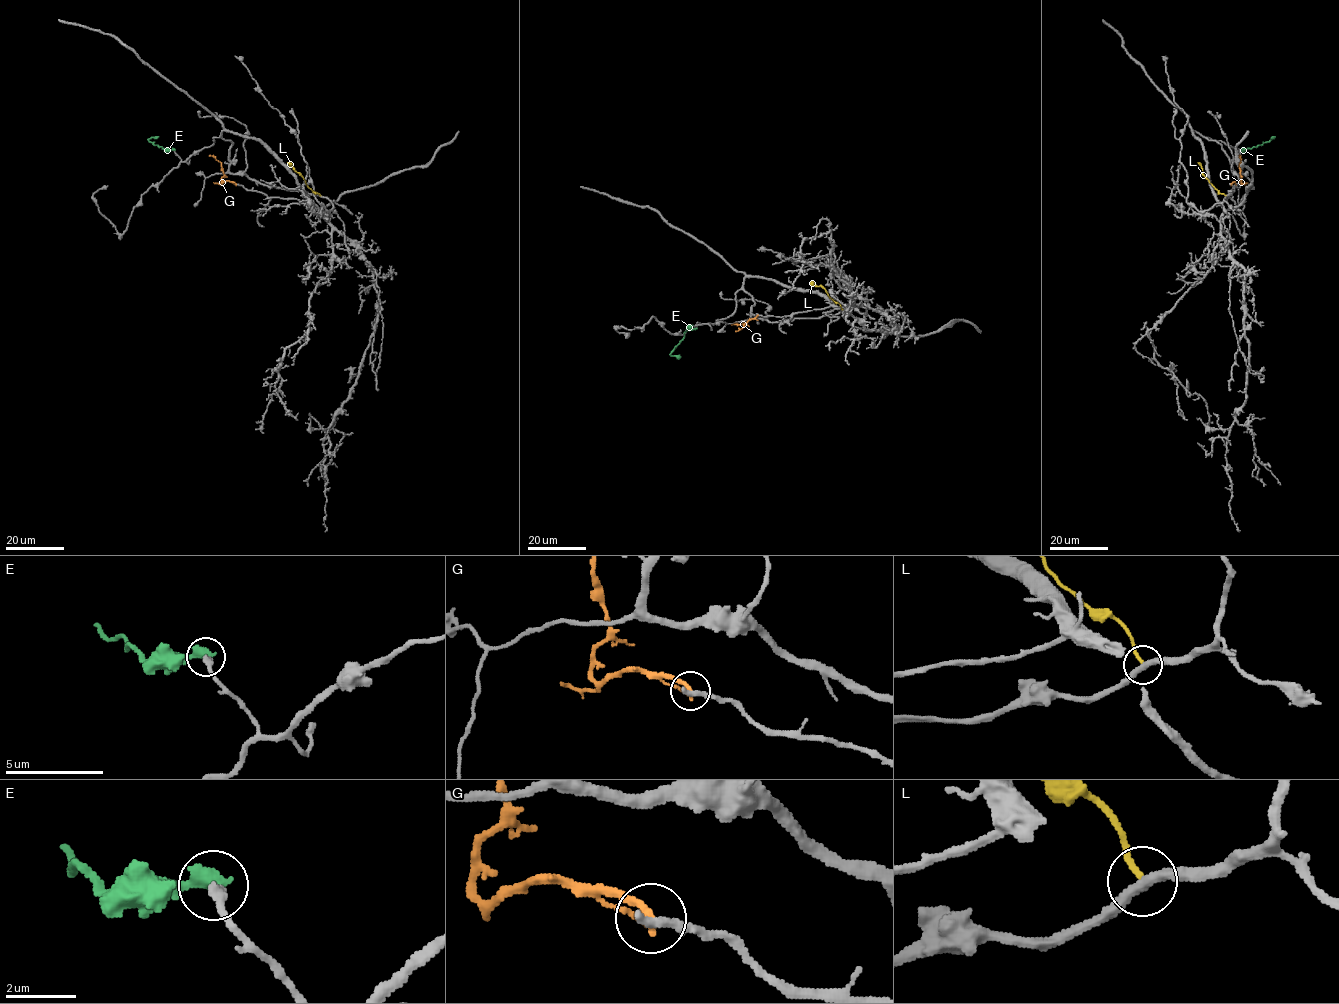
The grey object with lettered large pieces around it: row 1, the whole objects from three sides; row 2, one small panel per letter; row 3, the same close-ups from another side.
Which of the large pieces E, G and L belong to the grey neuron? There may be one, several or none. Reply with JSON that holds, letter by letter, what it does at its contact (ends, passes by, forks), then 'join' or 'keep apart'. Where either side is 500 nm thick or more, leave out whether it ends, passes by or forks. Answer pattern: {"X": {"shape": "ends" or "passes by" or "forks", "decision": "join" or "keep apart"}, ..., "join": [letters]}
{"E": {"shape": "ends", "decision": "join"}, "G": {"shape": "ends", "decision": "keep apart"}, "L": {"shape": "ends", "decision": "keep apart"}, "join": ["E"]}

